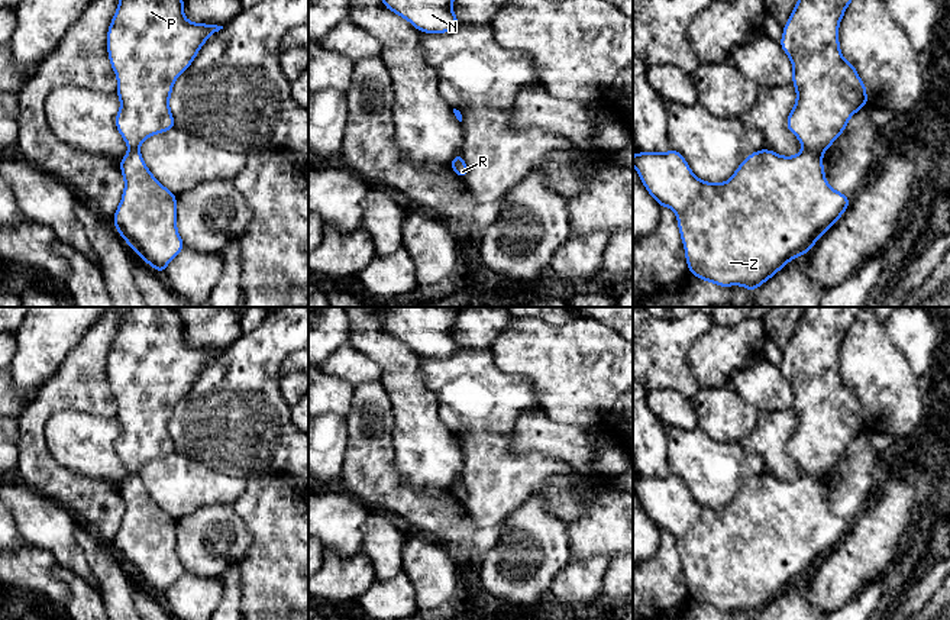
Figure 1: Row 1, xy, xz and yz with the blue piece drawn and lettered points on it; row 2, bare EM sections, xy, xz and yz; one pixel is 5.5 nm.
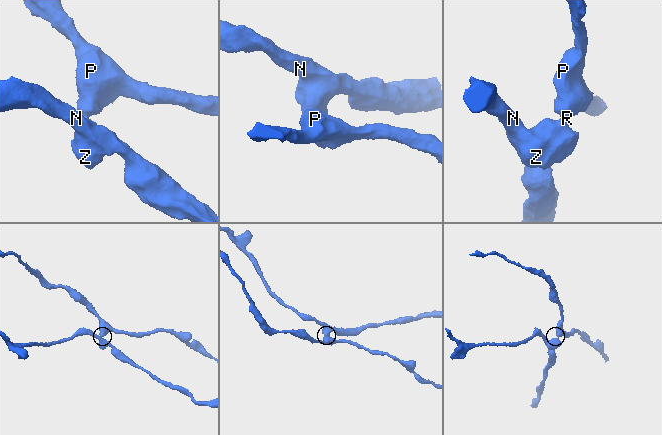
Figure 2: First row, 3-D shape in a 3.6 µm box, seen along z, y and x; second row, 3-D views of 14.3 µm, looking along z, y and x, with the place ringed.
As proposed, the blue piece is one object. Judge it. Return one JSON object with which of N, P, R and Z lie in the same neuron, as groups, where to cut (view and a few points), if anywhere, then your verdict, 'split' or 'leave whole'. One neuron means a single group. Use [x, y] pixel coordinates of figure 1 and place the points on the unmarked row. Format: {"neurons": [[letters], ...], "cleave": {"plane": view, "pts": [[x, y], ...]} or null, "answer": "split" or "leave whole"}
{"neurons": [["N", "Z"], ["P", "R"]], "cleave": {"plane": "yz", "pts": [[804, 471], [821, 481]]}, "answer": "split"}

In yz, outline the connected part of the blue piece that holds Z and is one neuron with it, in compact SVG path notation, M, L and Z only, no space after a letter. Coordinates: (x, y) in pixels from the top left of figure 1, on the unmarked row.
M672 472L663 478L637 475L633 479L633 491L656 527L676 537L688 595L715 610L741 610L752 617L785 592L789 585L810 577L850 529L850 521L828 510L823 481L805 472L794 481L782 481L766 472L752 477L731 503L720 508L701 506L691 495L684 479Z

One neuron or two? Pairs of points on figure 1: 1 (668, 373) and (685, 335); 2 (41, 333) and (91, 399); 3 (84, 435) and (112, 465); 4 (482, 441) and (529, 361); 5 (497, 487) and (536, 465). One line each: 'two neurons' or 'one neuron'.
1: one neuron
2: two neurons
3: one neuron
4: two neurons
5: one neuron

